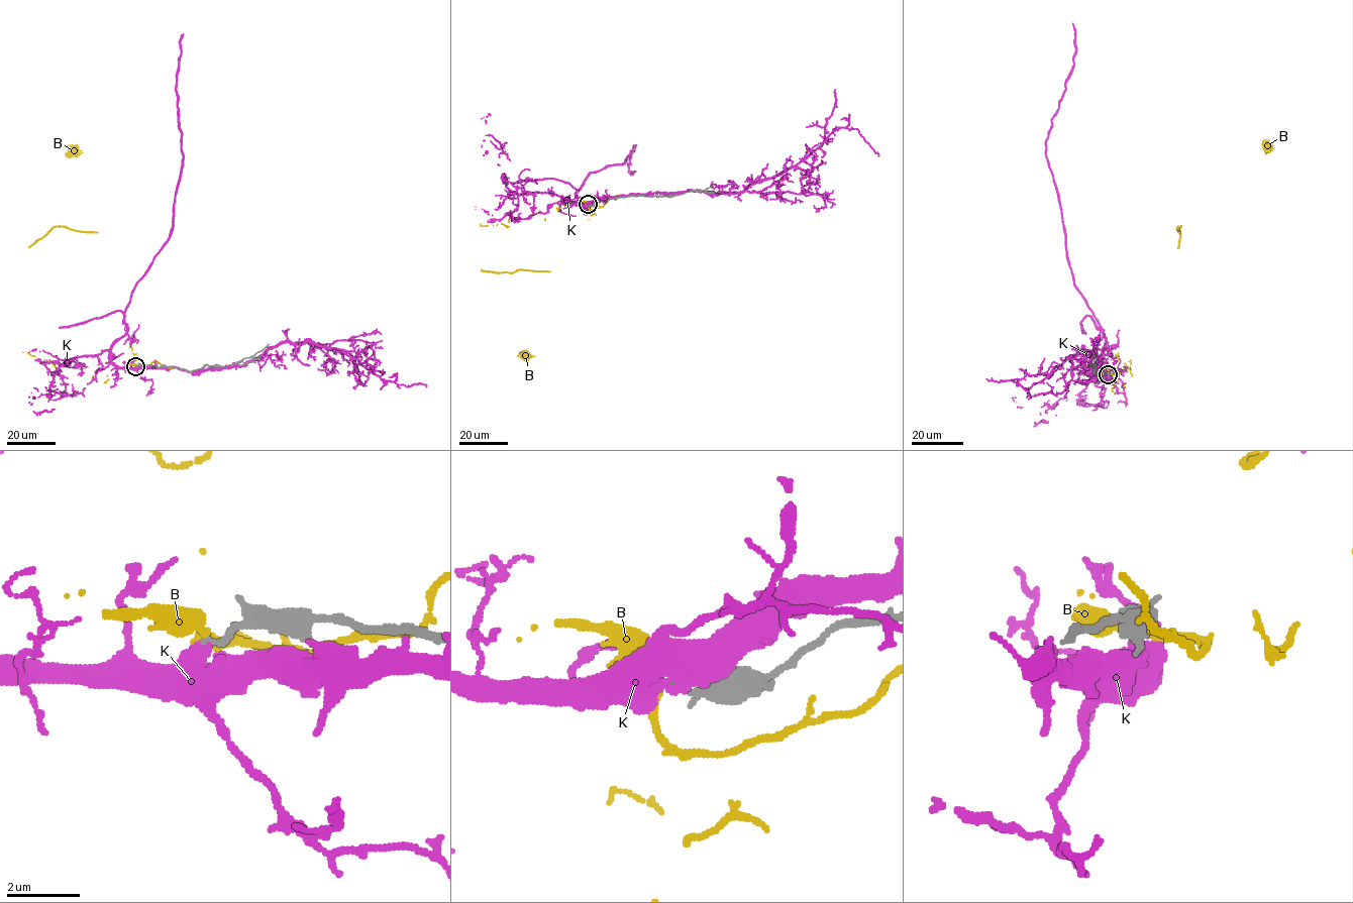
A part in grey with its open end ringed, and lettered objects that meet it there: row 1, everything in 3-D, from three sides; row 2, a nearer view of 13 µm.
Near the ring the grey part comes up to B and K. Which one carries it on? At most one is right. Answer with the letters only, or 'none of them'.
none of them

